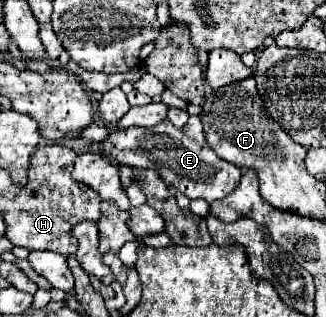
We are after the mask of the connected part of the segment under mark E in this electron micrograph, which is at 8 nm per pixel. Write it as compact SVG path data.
M191 116L181 130L173 128L169 120L163 120L161 124L151 128L133 126L117 130L111 132L111 136L105 142L101 142L101 146L103 152L117 164L129 164L133 168L155 168L155 170L169 168L169 174L163 174L163 178L169 182L169 186L181 190L191 200L203 198L209 204L221 200L235 190L241 178L239 166L219 160L219 156L209 148L203 134L203 124L197 116Z

